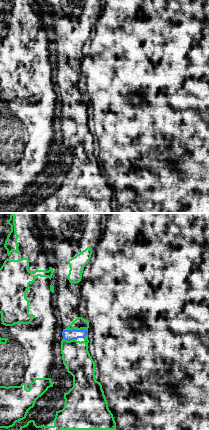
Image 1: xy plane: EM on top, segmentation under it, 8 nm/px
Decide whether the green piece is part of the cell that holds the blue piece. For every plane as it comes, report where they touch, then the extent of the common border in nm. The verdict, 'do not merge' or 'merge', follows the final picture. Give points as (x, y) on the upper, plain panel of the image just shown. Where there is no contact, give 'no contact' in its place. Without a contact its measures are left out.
meets blue at (70, 115); contact 110 nm long

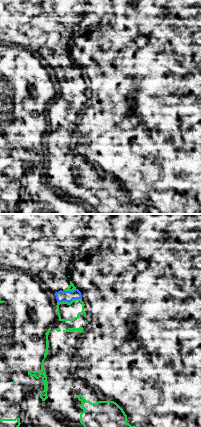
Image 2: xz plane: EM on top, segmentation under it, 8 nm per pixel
meets blue at (69, 78); contact 200 nm long

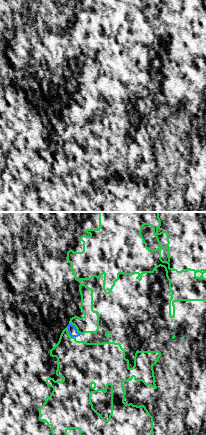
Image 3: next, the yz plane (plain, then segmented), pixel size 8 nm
meets blue at (75, 104); contact 140 nm long

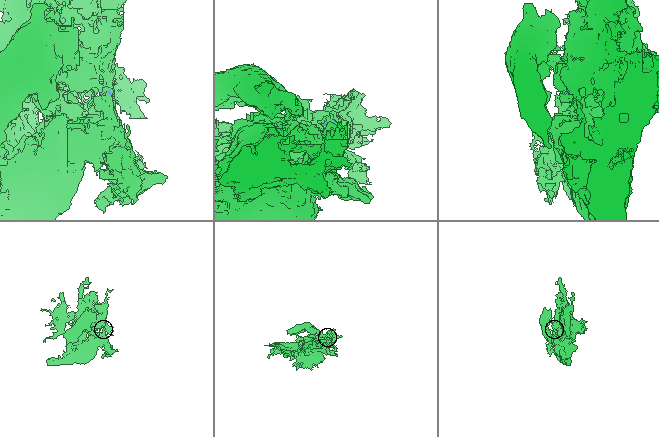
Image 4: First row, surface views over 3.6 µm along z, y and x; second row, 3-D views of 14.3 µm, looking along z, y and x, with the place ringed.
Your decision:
do not merge

